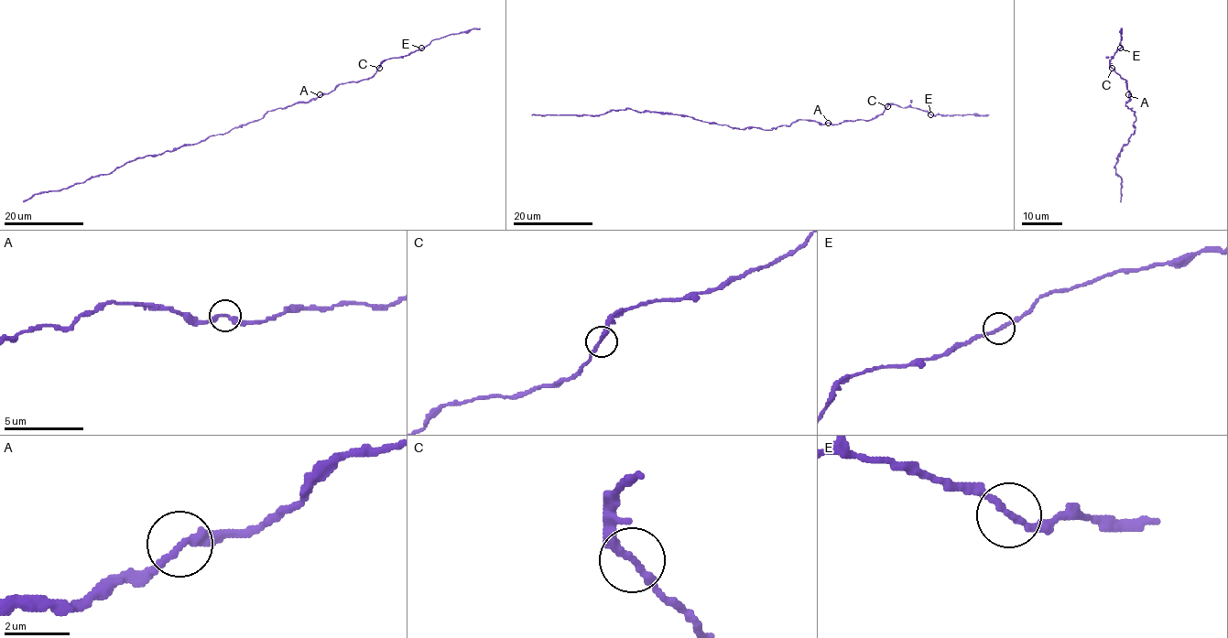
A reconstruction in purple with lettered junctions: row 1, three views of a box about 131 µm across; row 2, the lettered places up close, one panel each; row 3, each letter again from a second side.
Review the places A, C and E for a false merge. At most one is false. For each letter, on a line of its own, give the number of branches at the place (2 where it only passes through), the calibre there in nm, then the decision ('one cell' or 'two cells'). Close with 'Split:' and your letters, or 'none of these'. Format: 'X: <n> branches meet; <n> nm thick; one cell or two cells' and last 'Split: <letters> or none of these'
A: 2 branches meet; 260 nm thick; one cell
C: 2 branches meet; 260 nm thick; one cell
E: 2 branches meet; 240 nm thick; one cell
Split: none of these

